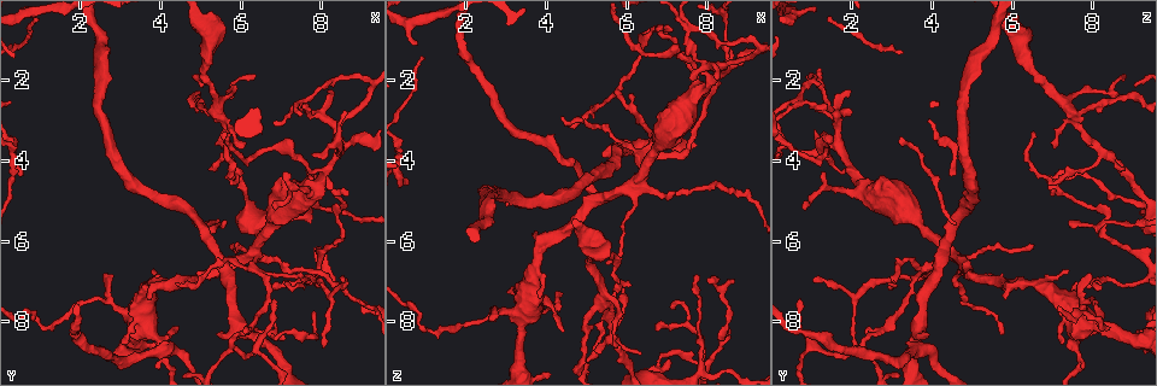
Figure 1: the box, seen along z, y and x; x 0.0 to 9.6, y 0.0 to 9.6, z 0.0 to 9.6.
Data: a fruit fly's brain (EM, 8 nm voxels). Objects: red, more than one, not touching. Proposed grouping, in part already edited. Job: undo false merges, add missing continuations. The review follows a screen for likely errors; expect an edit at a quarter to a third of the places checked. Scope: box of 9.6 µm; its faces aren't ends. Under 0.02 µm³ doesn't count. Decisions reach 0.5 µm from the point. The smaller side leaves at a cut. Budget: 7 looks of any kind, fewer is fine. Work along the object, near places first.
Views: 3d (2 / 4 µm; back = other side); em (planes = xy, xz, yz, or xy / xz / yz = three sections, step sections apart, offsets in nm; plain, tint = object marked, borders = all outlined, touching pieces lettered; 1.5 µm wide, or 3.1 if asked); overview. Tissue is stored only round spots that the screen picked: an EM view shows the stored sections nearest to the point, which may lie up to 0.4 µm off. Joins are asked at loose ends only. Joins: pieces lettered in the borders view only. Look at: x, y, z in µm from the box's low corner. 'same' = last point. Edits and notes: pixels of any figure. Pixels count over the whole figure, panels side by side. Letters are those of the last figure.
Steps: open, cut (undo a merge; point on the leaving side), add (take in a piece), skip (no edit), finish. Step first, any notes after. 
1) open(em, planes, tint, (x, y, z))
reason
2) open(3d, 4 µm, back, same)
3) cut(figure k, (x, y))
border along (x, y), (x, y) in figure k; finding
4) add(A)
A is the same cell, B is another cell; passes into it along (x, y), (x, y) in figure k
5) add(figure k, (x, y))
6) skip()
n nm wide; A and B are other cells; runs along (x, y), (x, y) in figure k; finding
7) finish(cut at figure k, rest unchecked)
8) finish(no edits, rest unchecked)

open(3d, 4 µm, (2.75, 7.50, 7.75))
calibre changes

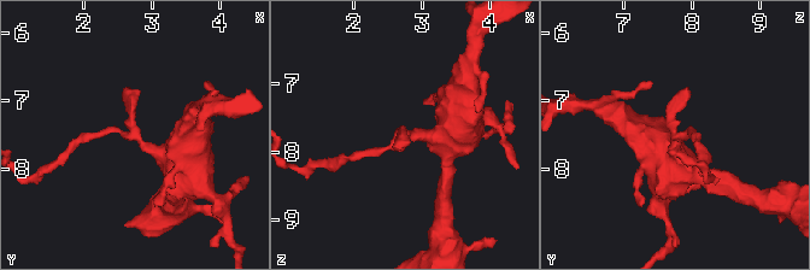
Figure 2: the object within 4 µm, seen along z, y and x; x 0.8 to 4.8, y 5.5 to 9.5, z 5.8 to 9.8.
open(em, planes, tint, (2.70, 7.50, 7.75))

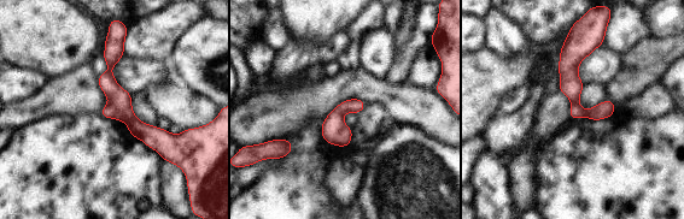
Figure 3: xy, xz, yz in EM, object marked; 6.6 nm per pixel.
open(em, planes, borders, same)

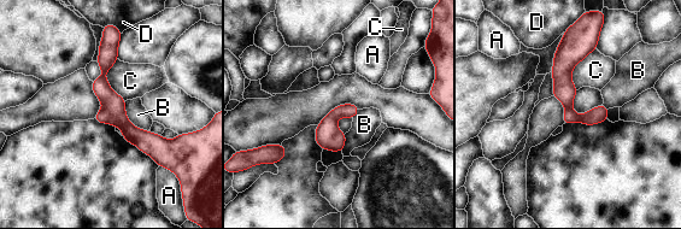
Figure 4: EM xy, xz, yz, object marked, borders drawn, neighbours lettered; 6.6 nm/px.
skip()
150 nm wide; A, B, C and D are other cells; runs along (113, 41), (104, 93), (160, 162) in figure 4; one cell here

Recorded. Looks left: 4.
open(3d, 4 µm, (1.05, 8.10, 8.25))
sharp bend

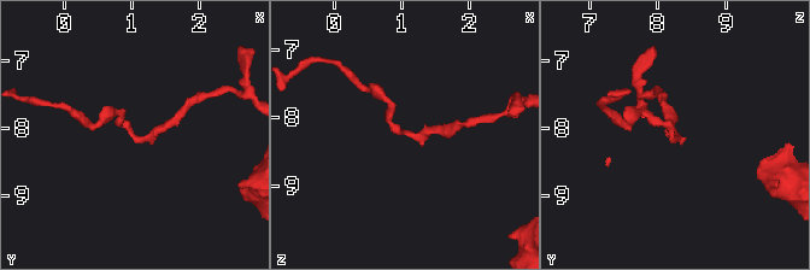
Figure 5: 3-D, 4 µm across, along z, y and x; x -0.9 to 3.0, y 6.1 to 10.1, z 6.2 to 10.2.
open(em, yz, step 4, tint, (1.10, 8.15, 8.25))

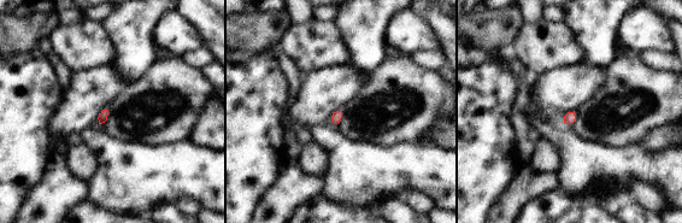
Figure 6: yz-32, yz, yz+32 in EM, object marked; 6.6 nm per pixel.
open(em, planes, borders, same)

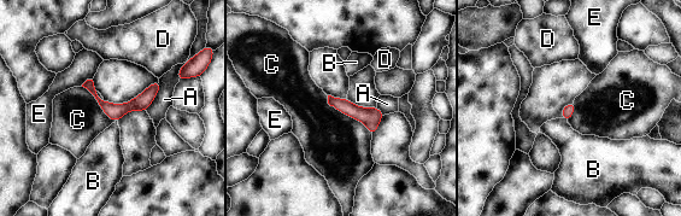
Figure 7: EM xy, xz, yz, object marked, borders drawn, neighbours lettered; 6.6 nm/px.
skip()
A, B, C, D and E are other cells; runs along (87, 85), (107, 108), (138, 104), (157, 85) in figure 7; continuous, no second cell

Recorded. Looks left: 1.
open(em, xz, step 8, borders, (5.40, 4.20, 8.80))
thin end

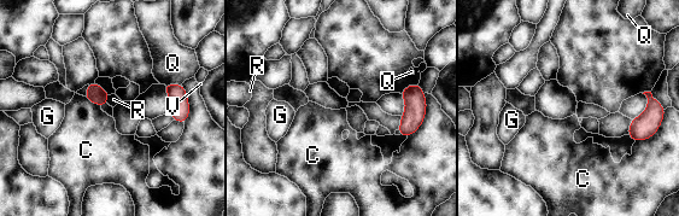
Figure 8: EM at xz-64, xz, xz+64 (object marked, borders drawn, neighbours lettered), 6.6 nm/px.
skip()
C, G, Q, R and V are other cells; none of them fits

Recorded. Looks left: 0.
finish(no edits, rest unchecked)

